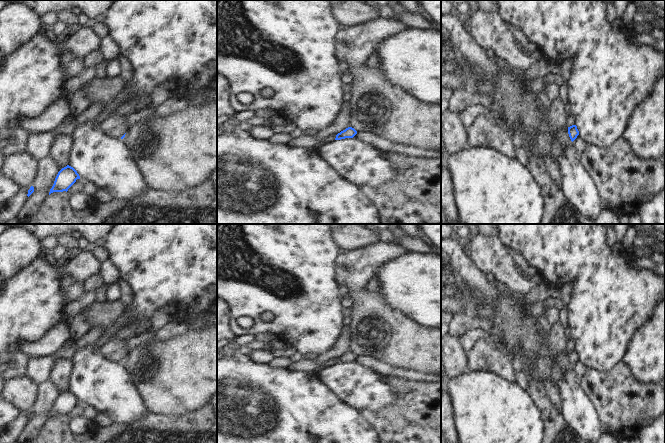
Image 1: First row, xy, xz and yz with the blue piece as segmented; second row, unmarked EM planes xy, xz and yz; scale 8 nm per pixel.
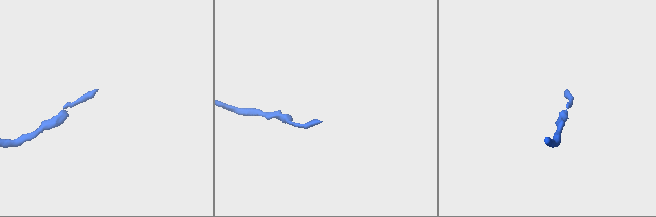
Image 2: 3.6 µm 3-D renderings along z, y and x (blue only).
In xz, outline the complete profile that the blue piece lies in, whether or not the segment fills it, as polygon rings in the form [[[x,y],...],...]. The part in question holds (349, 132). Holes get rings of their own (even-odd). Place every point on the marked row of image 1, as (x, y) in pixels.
[[[348,127],[345,130],[338,133],[336,135],[335,140],[341,140],[341,139],[345,139],[345,138],[353,138],[356,134],[357,134],[357,131],[354,128]]]

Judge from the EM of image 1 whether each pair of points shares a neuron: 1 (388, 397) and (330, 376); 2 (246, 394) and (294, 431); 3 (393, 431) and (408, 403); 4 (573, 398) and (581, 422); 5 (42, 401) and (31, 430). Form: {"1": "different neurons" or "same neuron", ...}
{"1": "same neuron", "2": "same neuron", "3": "same neuron", "4": "same neuron", "5": "same neuron"}

